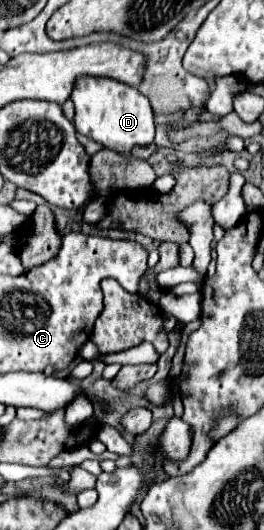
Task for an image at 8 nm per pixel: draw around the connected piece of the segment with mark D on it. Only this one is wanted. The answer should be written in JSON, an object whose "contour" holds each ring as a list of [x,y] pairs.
{"contour":[[[78,76],[70,100],[76,106],[74,126],[80,134],[104,144],[110,150],[128,154],[134,144],[154,142],[154,114],[148,98],[140,94],[134,86],[98,78],[98,76]]]}

